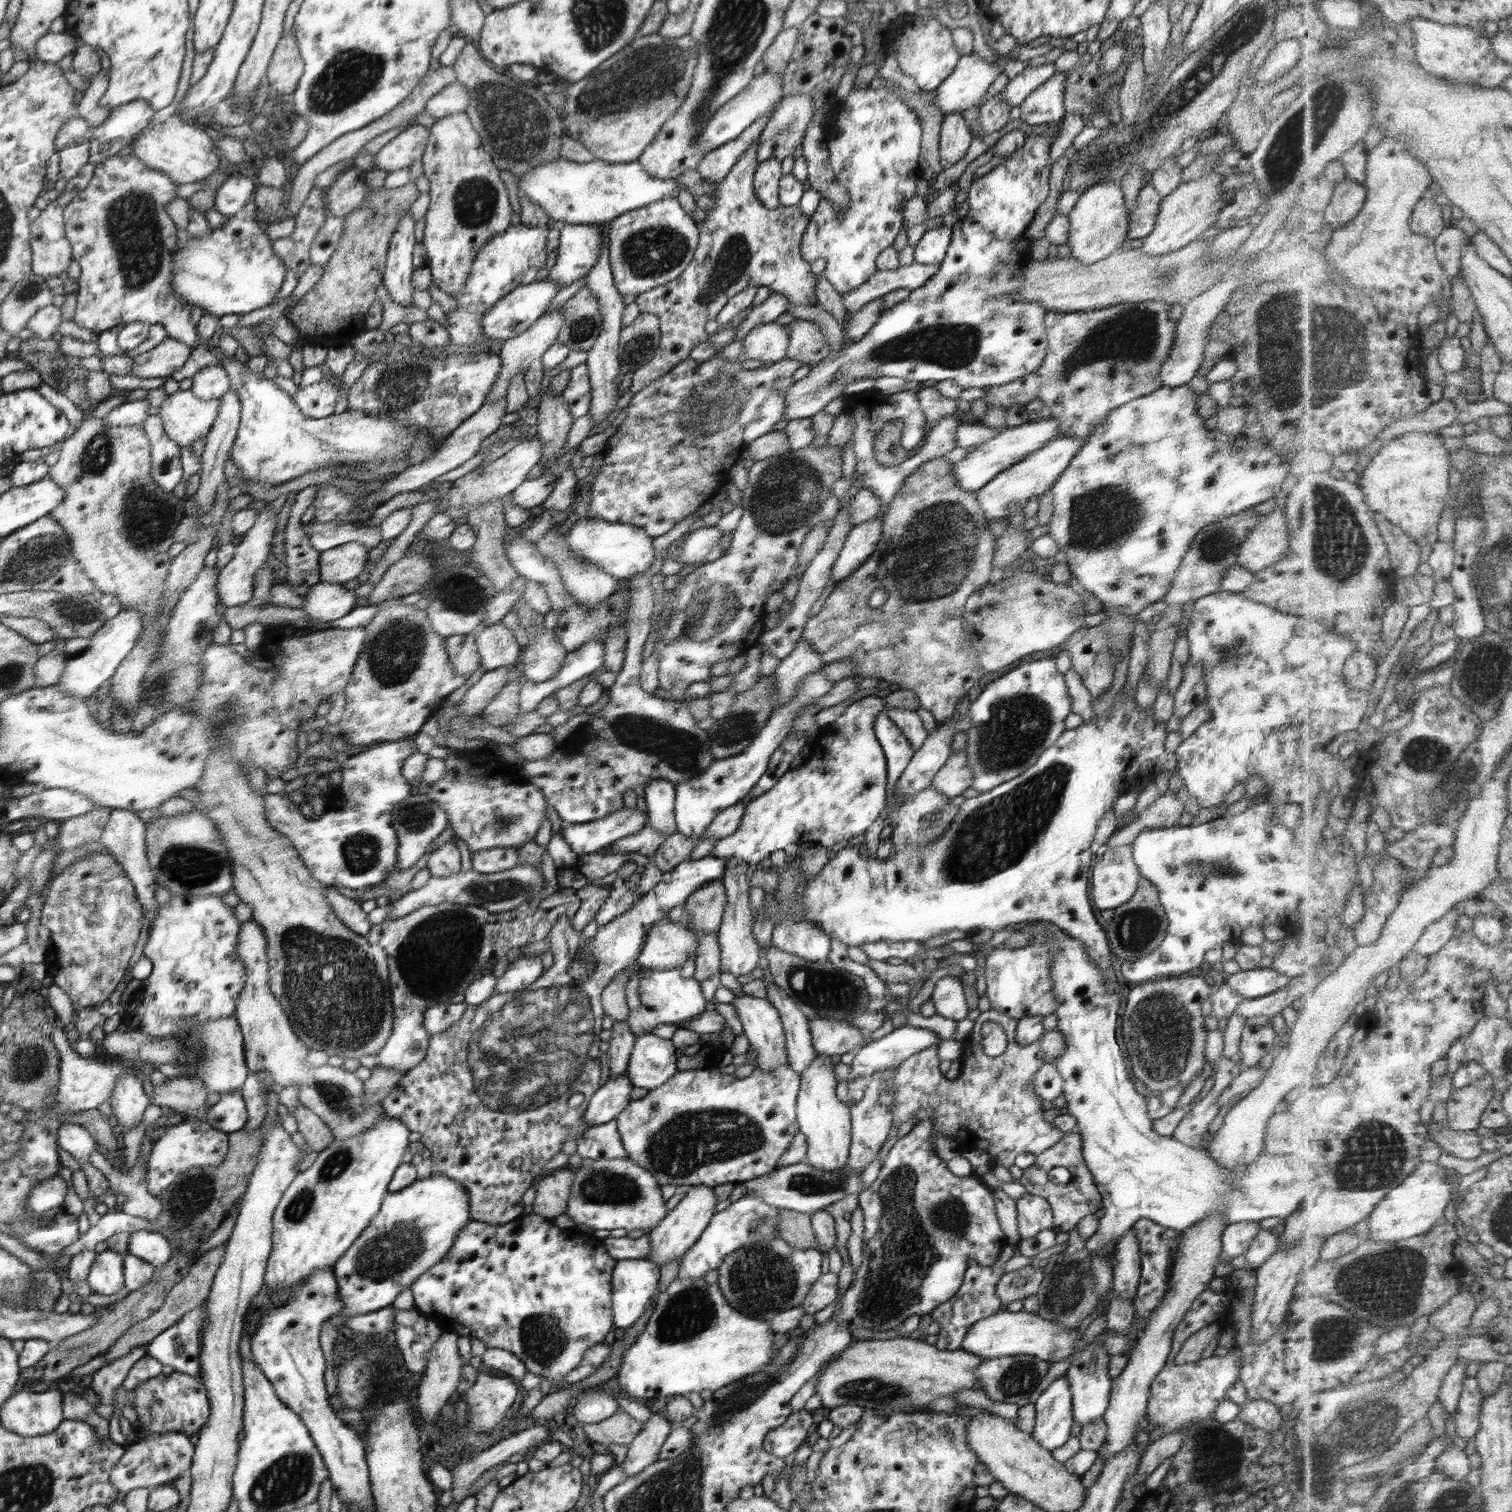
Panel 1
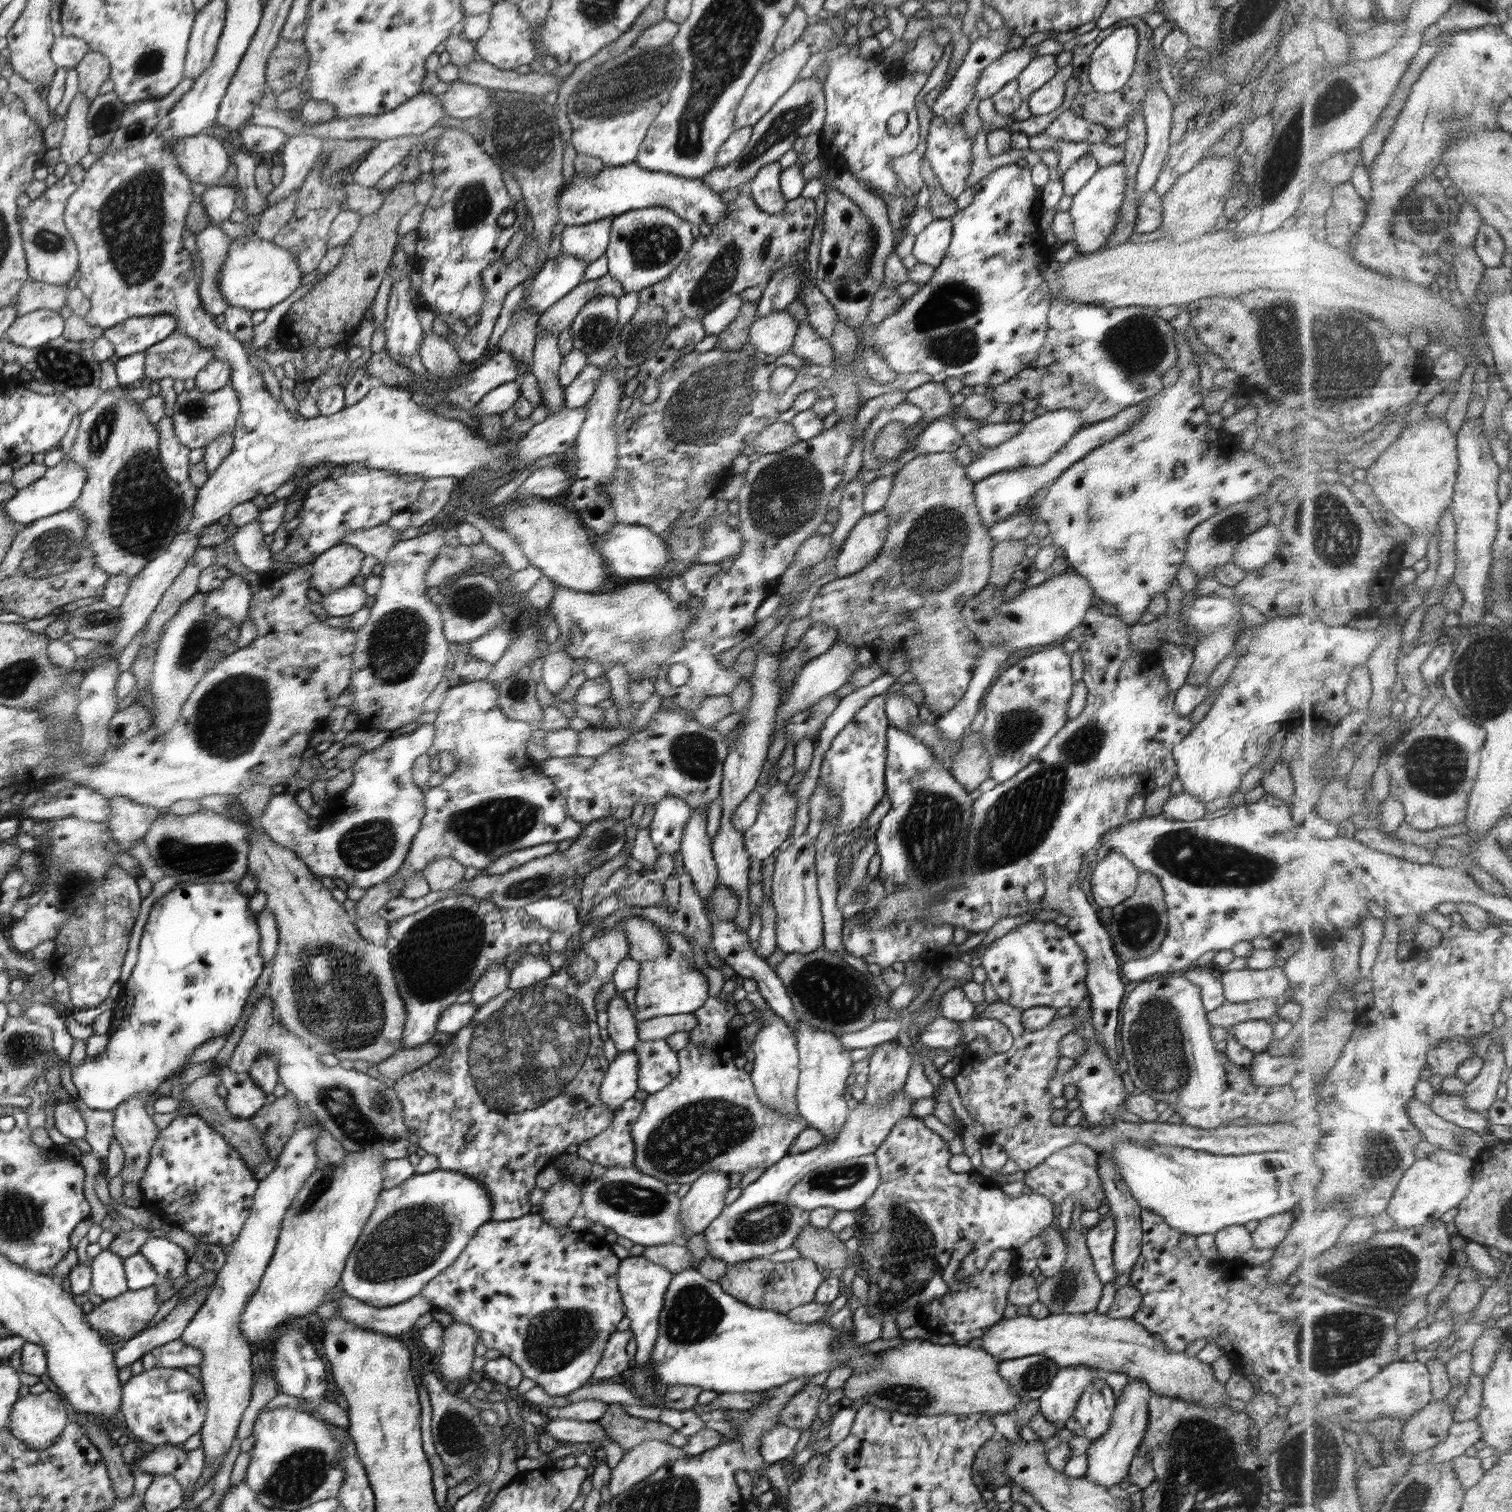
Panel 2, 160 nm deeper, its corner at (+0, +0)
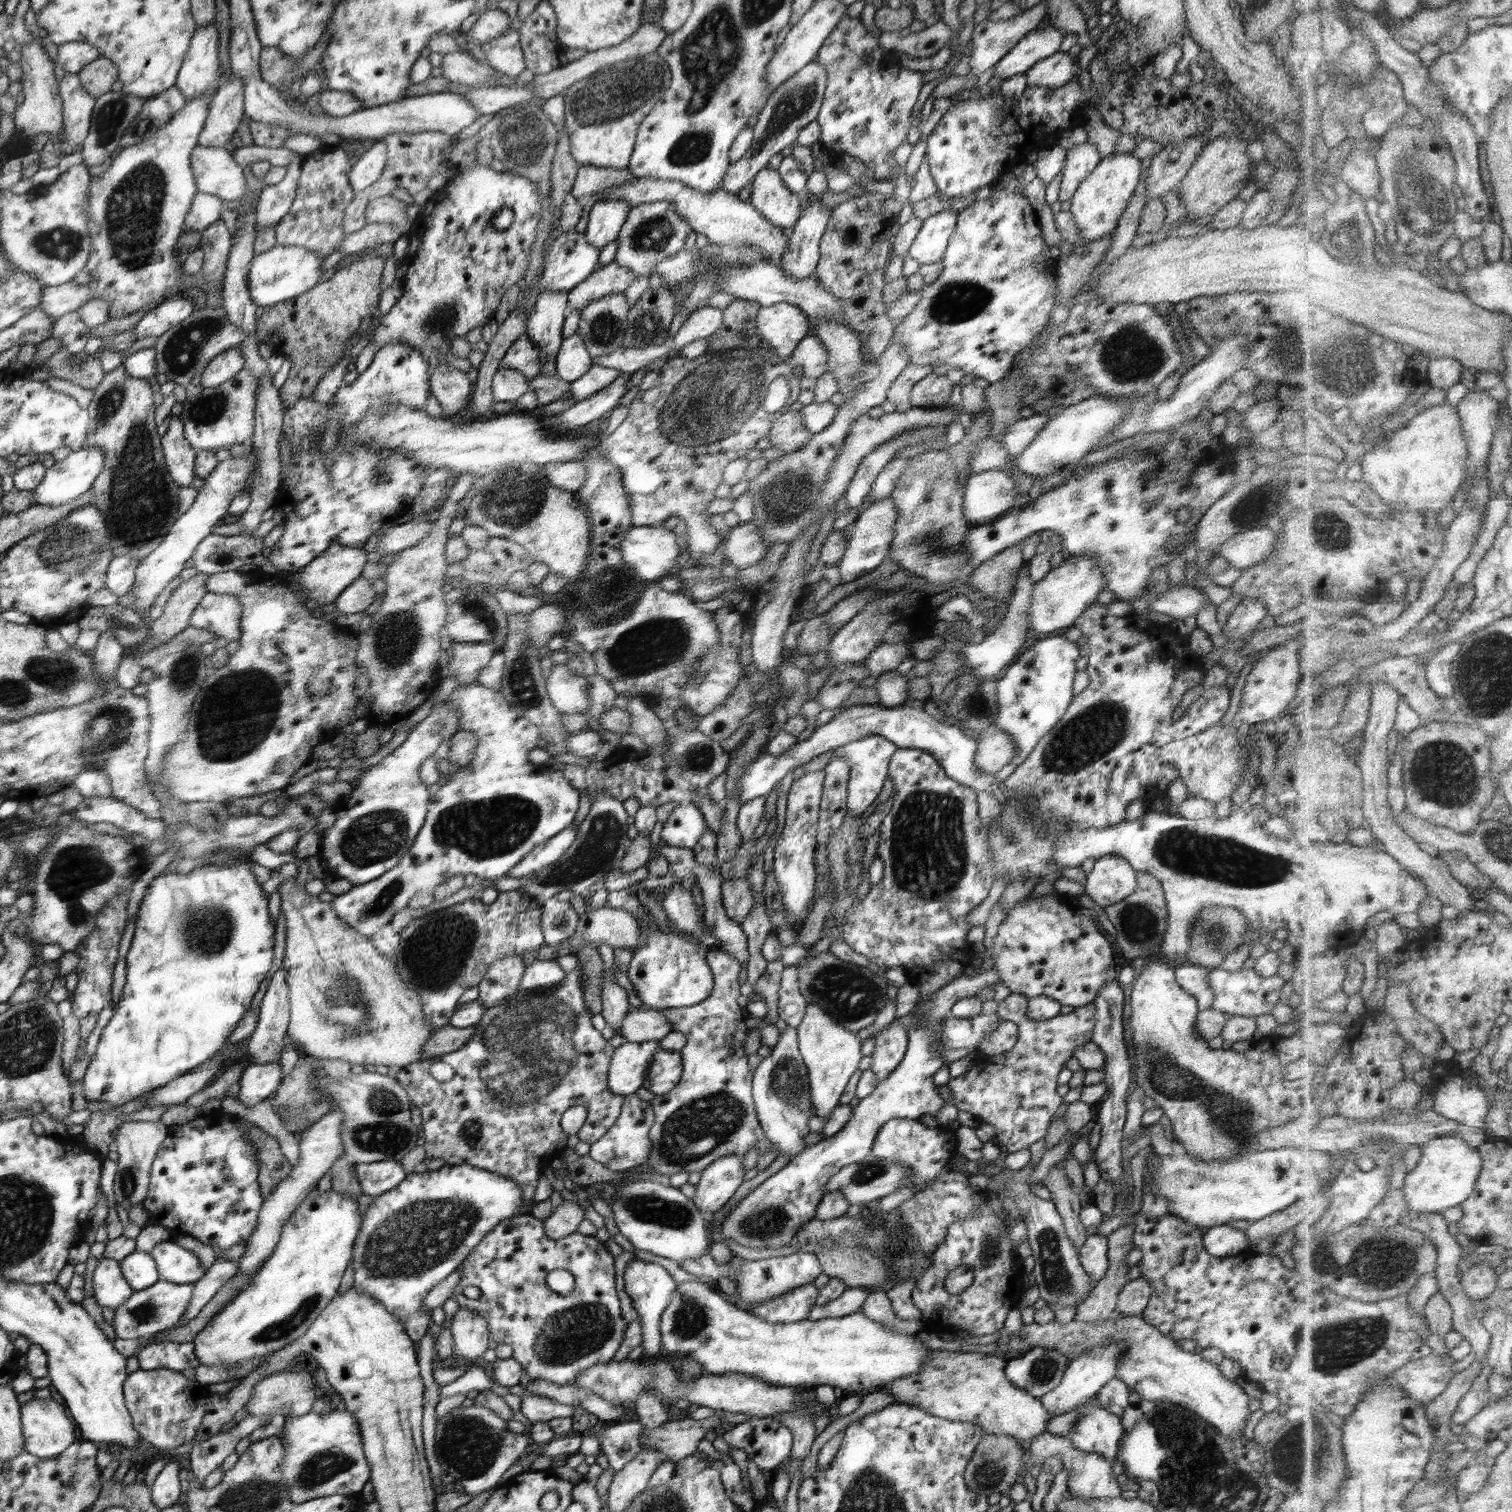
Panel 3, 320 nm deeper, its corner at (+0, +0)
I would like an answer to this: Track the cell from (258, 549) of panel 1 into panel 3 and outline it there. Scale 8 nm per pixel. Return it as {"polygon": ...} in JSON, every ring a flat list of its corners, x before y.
{"polygon":[[207,592,191,614,189,626,209,630,215,638,224,638,226,642,239,640,242,610,236,596]]}

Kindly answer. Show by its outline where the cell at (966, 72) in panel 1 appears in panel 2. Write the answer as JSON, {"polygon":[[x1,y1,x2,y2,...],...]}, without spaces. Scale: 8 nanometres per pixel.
{"polygon":[[1035,46,1020,47,1017,50,1006,52,1000,59,989,64,980,73,975,86,975,96,978,96,980,100,991,98,1008,82,1019,77,1019,74,1034,59,1034,53,1036,53]]}

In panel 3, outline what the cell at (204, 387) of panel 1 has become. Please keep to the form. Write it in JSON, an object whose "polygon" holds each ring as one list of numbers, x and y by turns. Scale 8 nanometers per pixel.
{"polygon":[[240,346,229,348,206,365,197,382,200,382,204,388,224,385,224,382,231,381,236,373,244,369,245,364,247,364,247,358]]}

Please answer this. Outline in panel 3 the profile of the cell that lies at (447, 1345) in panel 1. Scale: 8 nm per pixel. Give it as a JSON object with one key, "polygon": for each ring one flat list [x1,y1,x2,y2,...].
{"polygon":[[460,1308,453,1315,449,1327,454,1339,453,1357,475,1362,489,1350,489,1324,481,1314,467,1308]]}

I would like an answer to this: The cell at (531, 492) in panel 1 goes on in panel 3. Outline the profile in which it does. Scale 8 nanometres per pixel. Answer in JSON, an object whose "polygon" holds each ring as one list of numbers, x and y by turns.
{"polygon":[[586,462,549,463,542,468,540,475,546,476,551,485,575,493,581,490,586,480]]}

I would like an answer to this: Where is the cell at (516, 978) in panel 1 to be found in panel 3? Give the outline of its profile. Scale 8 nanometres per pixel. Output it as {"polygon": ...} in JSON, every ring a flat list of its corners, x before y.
{"polygon":[[536,959,526,967,524,971,520,989,535,990,538,988,551,988,562,982,567,972,562,970,556,959,539,960]]}

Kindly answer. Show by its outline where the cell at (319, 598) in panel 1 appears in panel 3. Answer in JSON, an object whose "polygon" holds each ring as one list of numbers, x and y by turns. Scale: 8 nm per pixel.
{"polygon":[[359,578,353,582,335,601,337,609,344,615,356,615,365,611,376,598,372,582,366,578]]}

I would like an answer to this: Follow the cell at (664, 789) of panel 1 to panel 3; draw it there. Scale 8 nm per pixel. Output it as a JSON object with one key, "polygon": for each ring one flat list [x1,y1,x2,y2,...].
{"polygon":[[691,802,681,803,664,823,661,840,667,845,693,849,706,829,707,824,700,809]]}

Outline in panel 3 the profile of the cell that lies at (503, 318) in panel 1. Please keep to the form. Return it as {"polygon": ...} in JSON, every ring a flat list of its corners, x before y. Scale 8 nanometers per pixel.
{"polygon":[[561,232,551,244,545,256,540,278,541,290,566,291,586,280,599,266,600,248,588,242,584,233]]}

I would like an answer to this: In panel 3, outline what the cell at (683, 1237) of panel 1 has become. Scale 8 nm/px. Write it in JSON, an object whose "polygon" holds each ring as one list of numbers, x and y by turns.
{"polygon":[[740,1156,716,1158,703,1171,696,1184,696,1194,692,1202,701,1210,716,1212,736,1194,738,1186,744,1181,744,1164]]}

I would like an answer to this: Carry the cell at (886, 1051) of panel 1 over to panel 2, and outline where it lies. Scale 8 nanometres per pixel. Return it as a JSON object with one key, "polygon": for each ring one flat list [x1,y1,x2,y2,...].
{"polygon":[[939,1016,919,1033,924,1050,928,1047,939,1049,955,1048,961,1043,961,1025,957,1021]]}

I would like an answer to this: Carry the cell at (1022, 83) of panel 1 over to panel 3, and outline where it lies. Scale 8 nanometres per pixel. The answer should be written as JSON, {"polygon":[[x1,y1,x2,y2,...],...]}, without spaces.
{"polygon":[[1059,51,1049,58,1036,62,1025,72,1030,86,1061,87,1071,82,1078,72,1078,60]]}

